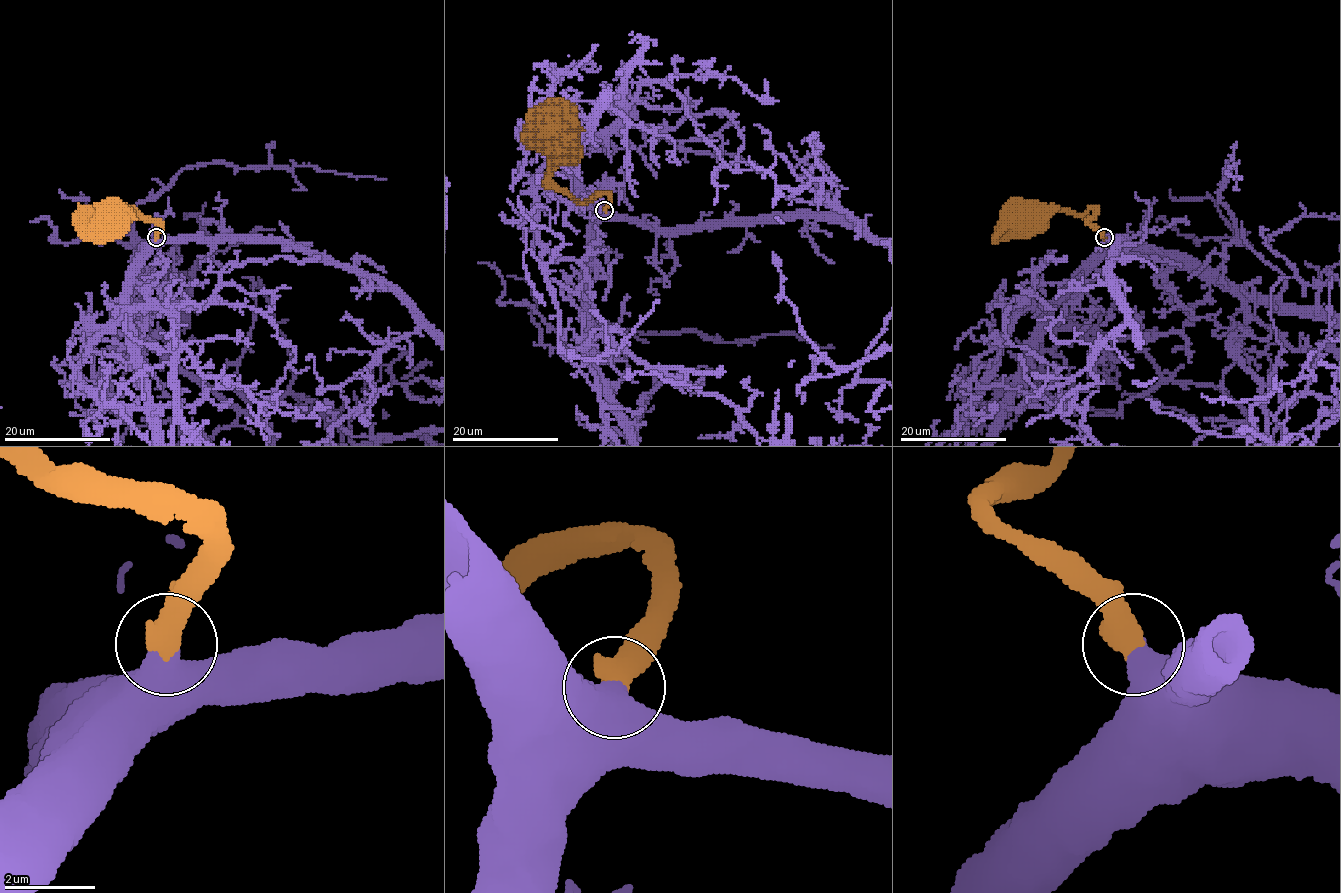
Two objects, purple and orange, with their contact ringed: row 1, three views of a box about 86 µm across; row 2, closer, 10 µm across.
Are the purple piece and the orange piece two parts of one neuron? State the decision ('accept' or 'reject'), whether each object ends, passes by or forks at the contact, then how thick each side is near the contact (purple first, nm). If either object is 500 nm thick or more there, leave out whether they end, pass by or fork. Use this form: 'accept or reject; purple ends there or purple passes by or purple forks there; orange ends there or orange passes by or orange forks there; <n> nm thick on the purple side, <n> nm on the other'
accept; 600 nm thick on the purple side, 600 nm on the other

